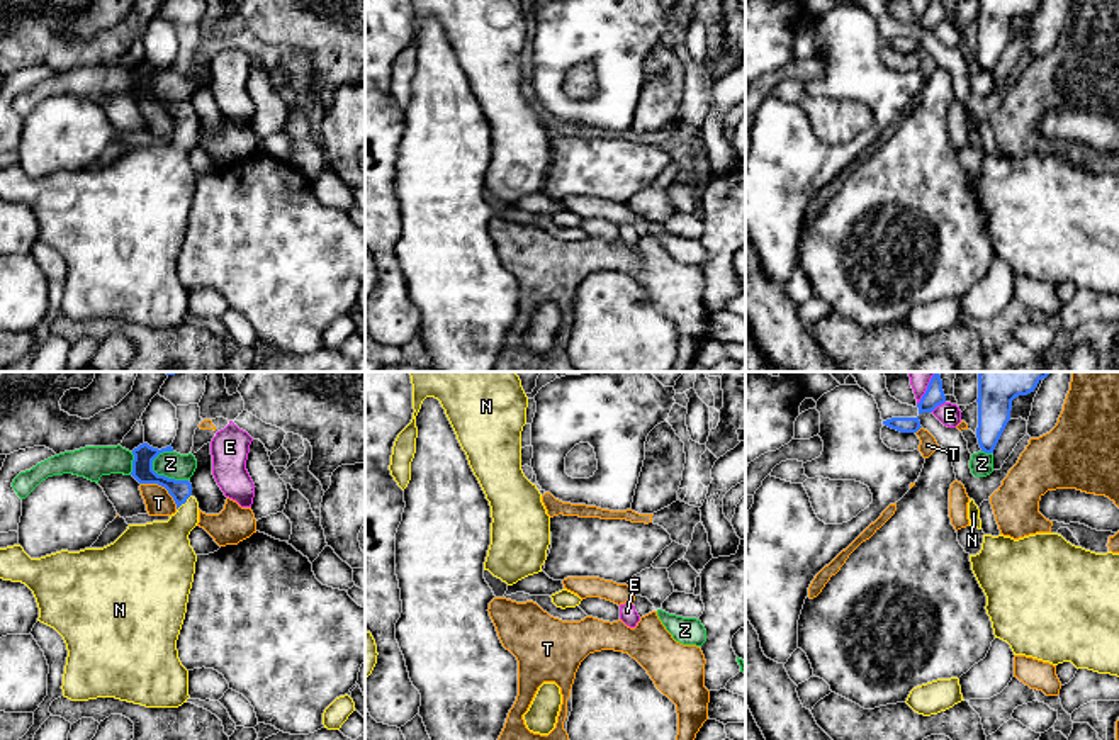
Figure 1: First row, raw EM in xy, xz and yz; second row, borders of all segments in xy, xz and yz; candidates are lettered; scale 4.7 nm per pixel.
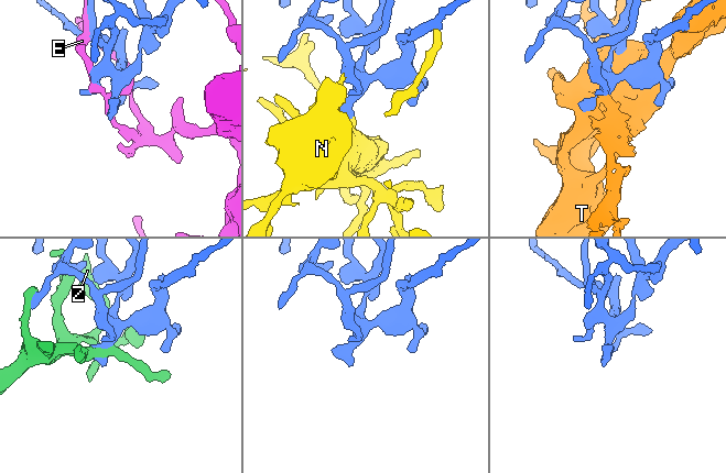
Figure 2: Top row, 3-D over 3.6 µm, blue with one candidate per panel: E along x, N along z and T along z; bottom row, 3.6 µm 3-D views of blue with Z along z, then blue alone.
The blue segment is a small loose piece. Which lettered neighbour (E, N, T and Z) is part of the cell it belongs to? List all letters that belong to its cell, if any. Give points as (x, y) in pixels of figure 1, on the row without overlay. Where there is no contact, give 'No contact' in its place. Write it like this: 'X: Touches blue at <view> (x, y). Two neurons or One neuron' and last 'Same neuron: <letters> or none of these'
E: Touches blue at yz (938, 24). Two neurons
N: Touches blue at xy (184, 123). One neuron
T: Touches blue at xy (163, 106). Two neurons
Z: Touches blue at xy (167, 97). Two neurons
Same neuron: N

